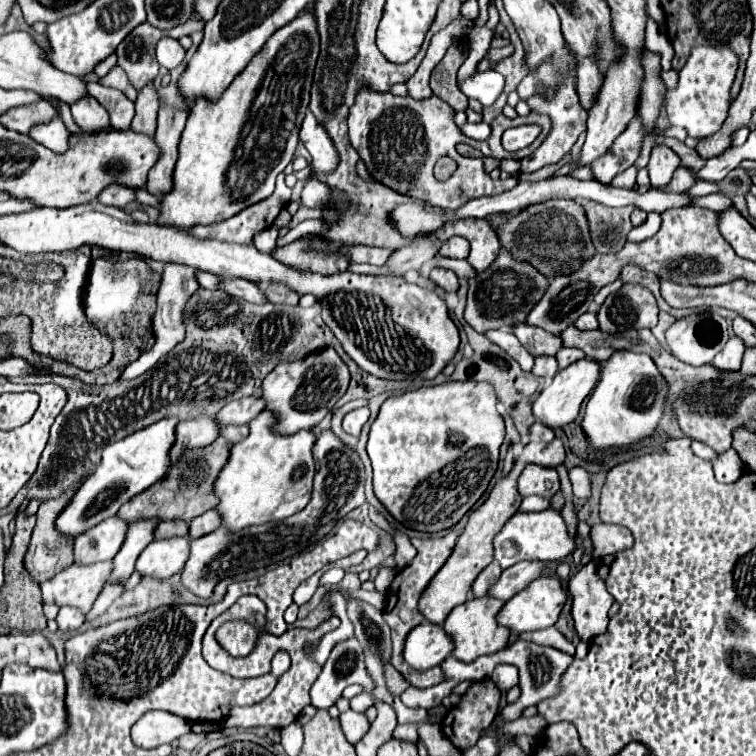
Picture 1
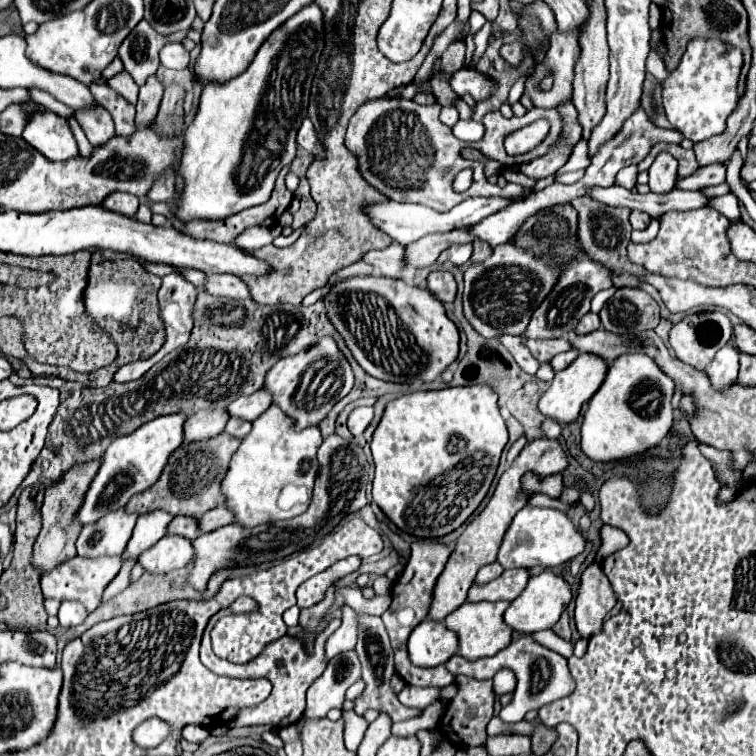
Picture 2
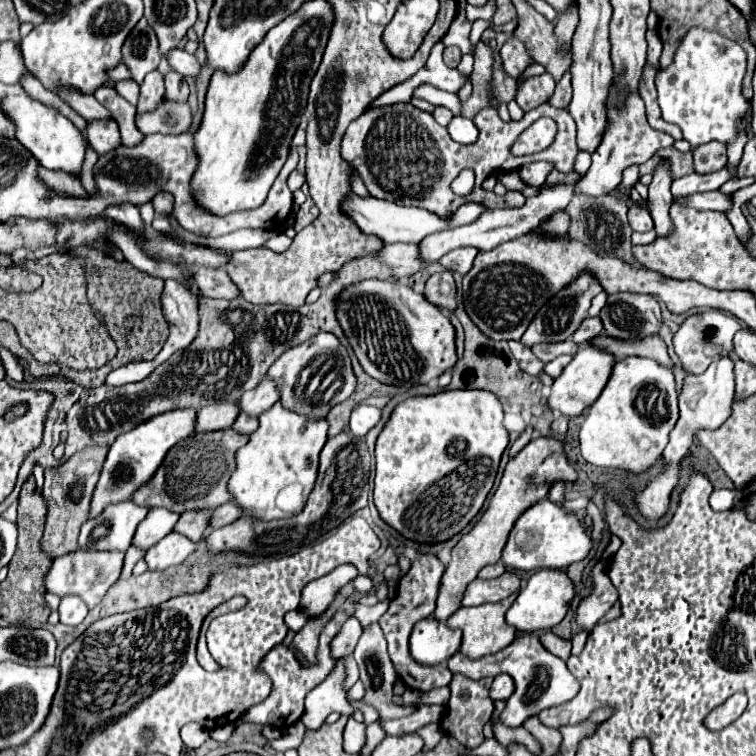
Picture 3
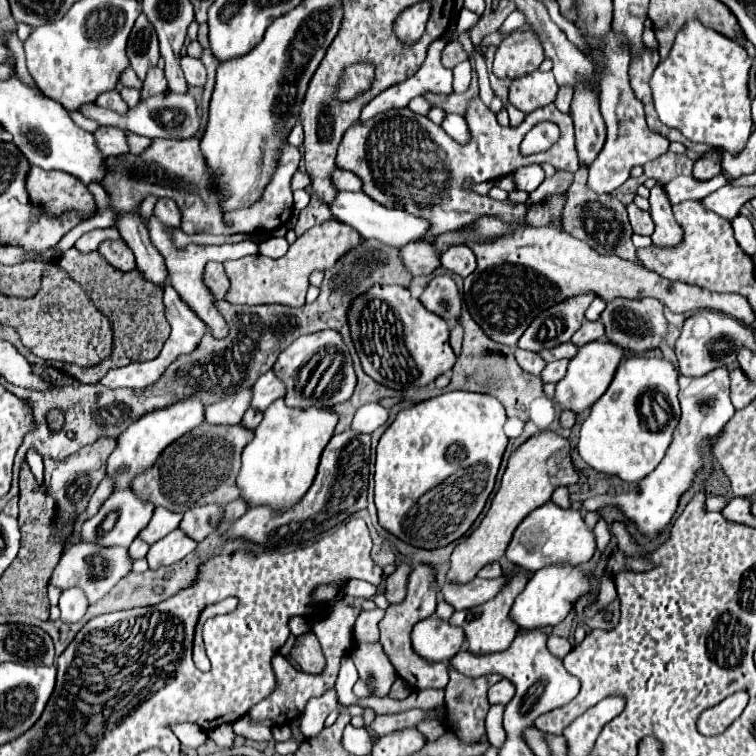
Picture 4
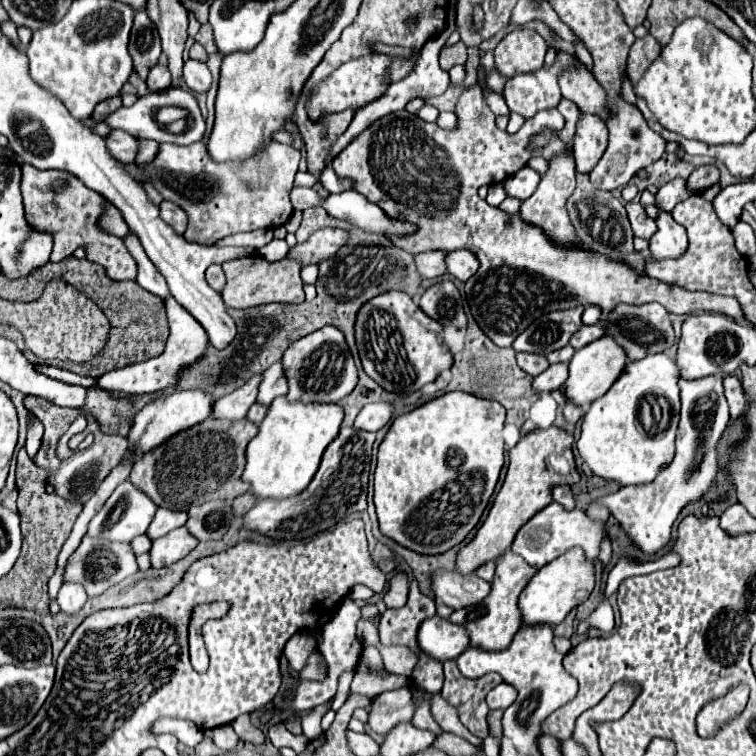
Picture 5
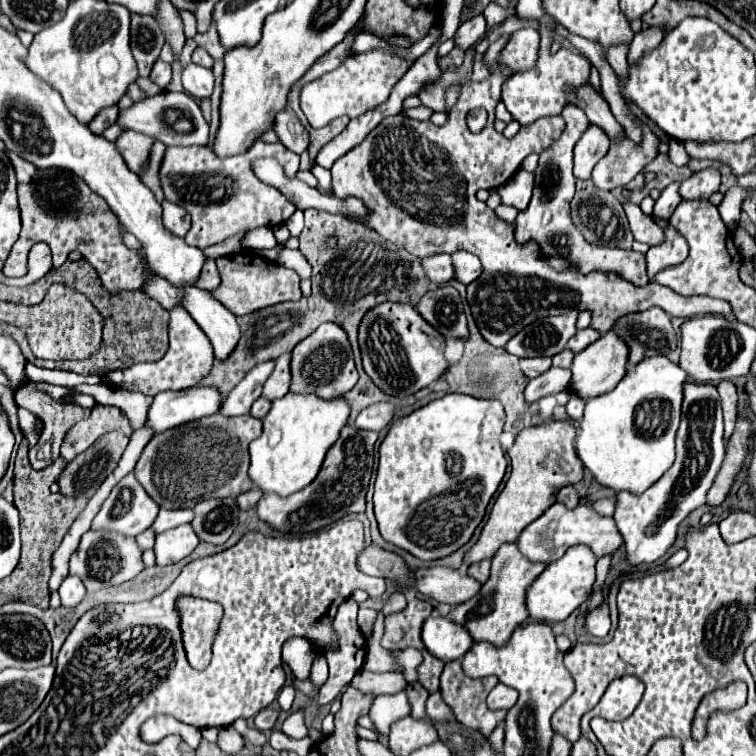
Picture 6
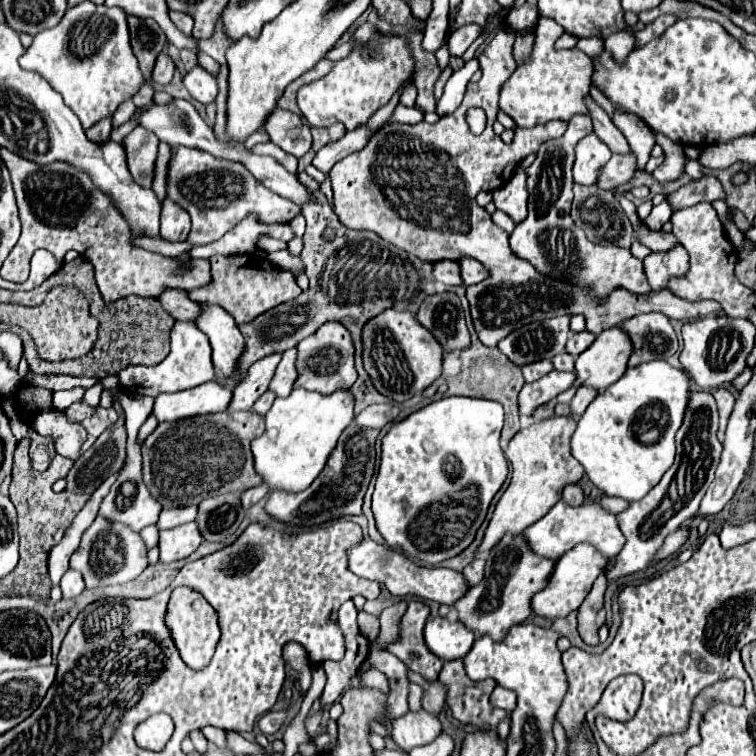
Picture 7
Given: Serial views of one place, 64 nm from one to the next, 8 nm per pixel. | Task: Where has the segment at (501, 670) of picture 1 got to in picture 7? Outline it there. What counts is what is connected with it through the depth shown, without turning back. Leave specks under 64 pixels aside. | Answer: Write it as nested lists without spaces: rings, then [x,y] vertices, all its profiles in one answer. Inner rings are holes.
[[[496,686],[492,696],[490,696],[490,702],[496,706],[496,708],[502,708],[506,712],[512,712],[514,706],[516,706],[516,694],[512,690],[506,690],[502,686]]]

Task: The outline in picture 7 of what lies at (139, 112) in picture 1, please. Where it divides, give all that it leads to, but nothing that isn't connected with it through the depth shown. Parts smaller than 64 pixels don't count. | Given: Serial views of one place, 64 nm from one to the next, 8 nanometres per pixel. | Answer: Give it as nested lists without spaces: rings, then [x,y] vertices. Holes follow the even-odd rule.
[[[160,52],[158,60],[156,60],[156,66],[154,66],[154,72],[152,72],[152,80],[156,80],[158,84],[168,84],[174,76],[174,70],[176,70],[176,64],[170,58],[170,54]]]

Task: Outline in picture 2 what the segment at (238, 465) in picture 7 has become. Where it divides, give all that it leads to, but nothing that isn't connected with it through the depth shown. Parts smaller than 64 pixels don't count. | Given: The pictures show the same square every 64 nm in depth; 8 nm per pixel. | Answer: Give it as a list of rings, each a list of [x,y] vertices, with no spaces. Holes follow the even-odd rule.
[[[222,432],[216,438],[206,438],[202,442],[186,442],[174,454],[170,454],[168,464],[164,466],[158,482],[148,490],[136,494],[126,504],[128,512],[152,512],[152,510],[166,510],[172,516],[202,516],[204,512],[224,504],[222,498],[222,478],[230,466],[230,458],[240,446],[240,438],[230,438],[230,434]]]

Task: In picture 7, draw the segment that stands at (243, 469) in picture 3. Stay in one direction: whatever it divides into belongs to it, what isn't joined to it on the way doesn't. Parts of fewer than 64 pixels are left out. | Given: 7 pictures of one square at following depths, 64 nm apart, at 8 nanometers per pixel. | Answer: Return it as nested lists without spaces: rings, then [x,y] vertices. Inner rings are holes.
[[[294,388],[288,398],[276,398],[272,410],[266,414],[266,432],[252,442],[254,452],[254,466],[256,472],[264,478],[264,482],[272,490],[306,490],[314,478],[322,472],[328,456],[332,454],[342,430],[354,420],[354,396],[350,390],[336,390],[330,396],[322,396],[318,392]]]

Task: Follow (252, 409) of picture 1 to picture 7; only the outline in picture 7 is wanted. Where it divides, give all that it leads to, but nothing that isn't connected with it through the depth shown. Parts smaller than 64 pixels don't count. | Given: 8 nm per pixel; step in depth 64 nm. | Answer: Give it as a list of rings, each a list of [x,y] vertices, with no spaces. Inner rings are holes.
[[[296,348],[284,352],[282,362],[278,364],[276,374],[274,374],[272,382],[270,382],[270,390],[276,392],[276,396],[288,396],[288,394],[292,392],[294,382],[296,382],[296,378],[298,378],[296,356],[298,356],[298,350],[296,350]]]

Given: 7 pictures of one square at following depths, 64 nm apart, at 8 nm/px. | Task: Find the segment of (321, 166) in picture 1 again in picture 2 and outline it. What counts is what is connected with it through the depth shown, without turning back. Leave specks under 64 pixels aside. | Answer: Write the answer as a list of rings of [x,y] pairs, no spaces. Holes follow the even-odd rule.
[[[306,118],[298,130],[298,136],[296,136],[296,144],[302,146],[304,150],[308,150],[310,154],[318,154],[322,156],[322,148],[320,148],[320,142],[316,142],[316,132],[312,128],[312,122]]]

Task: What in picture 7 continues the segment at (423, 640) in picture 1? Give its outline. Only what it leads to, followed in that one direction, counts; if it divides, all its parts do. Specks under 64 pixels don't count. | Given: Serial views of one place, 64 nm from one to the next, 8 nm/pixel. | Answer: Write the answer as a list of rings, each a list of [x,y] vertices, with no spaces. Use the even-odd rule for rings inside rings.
[[[440,616],[426,622],[424,636],[426,646],[444,662],[464,658],[476,640],[474,632],[462,622],[450,622]]]

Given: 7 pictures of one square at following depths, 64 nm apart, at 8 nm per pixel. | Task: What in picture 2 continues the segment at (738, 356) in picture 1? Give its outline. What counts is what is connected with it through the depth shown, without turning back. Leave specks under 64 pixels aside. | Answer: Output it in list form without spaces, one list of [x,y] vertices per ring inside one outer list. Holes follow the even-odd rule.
[[[728,344],[722,350],[718,350],[714,362],[704,370],[710,378],[710,384],[714,384],[714,390],[724,390],[726,386],[732,386],[736,382],[738,356],[740,352],[734,348],[734,344]]]

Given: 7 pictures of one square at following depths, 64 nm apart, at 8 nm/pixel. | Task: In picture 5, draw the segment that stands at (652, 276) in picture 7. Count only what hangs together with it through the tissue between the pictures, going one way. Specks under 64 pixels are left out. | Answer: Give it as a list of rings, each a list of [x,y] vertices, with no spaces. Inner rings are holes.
[[[660,212],[660,218],[656,220],[656,224],[658,224],[658,232],[650,240],[652,258],[654,260],[680,258],[688,246],[686,230],[682,230],[682,226],[676,224],[674,218],[666,212]]]

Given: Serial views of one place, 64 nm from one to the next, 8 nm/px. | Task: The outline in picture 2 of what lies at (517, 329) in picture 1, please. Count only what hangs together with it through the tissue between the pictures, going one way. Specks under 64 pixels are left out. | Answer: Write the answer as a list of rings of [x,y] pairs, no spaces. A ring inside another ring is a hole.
[[[522,336],[522,340],[530,348],[532,356],[538,358],[540,362],[550,362],[556,354],[566,352],[566,350],[572,350],[570,342],[564,340],[564,338],[558,338],[558,340],[526,340]]]

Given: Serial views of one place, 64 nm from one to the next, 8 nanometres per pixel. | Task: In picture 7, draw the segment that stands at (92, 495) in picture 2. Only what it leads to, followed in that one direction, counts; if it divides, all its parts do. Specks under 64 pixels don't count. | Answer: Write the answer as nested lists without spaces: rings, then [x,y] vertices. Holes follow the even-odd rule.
[[[210,380],[202,386],[182,390],[178,394],[160,394],[154,402],[154,414],[160,422],[176,422],[178,418],[188,418],[196,414],[222,412],[230,404],[230,398],[230,388],[216,380]]]

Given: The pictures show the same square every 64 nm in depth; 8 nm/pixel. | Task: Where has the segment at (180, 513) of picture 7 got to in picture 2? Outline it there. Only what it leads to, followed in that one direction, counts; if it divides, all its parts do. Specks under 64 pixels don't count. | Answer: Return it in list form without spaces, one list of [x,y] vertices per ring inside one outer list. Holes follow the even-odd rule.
[[[152,510],[150,514],[142,514],[136,522],[134,534],[132,534],[122,558],[126,560],[130,556],[140,556],[140,552],[154,546],[162,536],[166,536],[166,526],[170,522],[172,522],[172,514],[168,514],[164,510]]]

